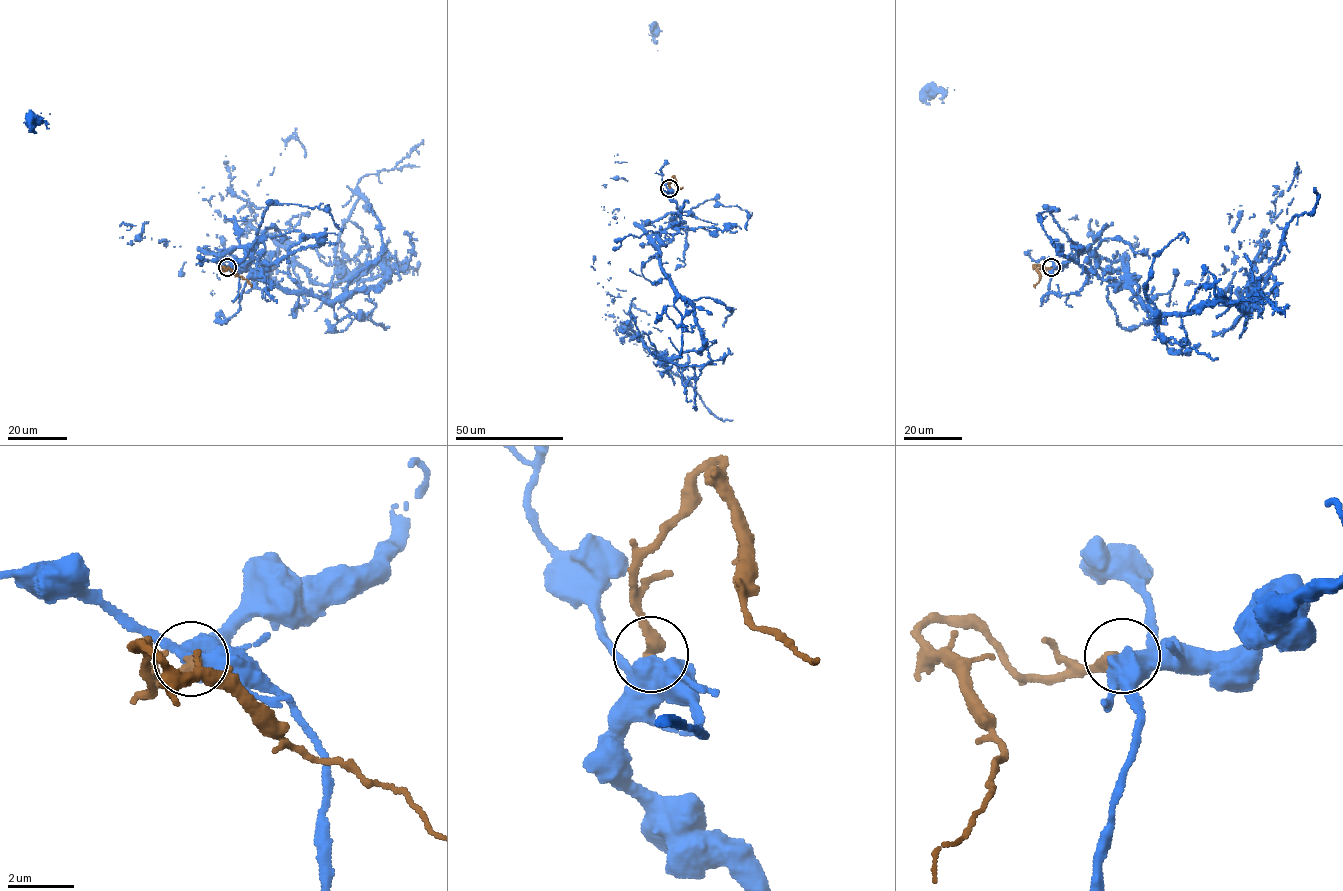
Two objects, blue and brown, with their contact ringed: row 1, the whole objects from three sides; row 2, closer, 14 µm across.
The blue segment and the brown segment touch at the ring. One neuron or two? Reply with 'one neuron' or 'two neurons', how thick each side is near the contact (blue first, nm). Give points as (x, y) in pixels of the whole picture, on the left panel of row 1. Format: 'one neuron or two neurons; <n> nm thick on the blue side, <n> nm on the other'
one neuron; 550 nm thick on the blue side, 380 nm on the other

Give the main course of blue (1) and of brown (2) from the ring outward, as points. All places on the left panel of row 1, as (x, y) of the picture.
1: (227, 267), (245, 248), (214, 254), (331, 300), (387, 275), (316, 282), (226, 219), (213, 294)
2: (227, 267), (223, 270), (222, 266), (246, 279), (251, 286)

